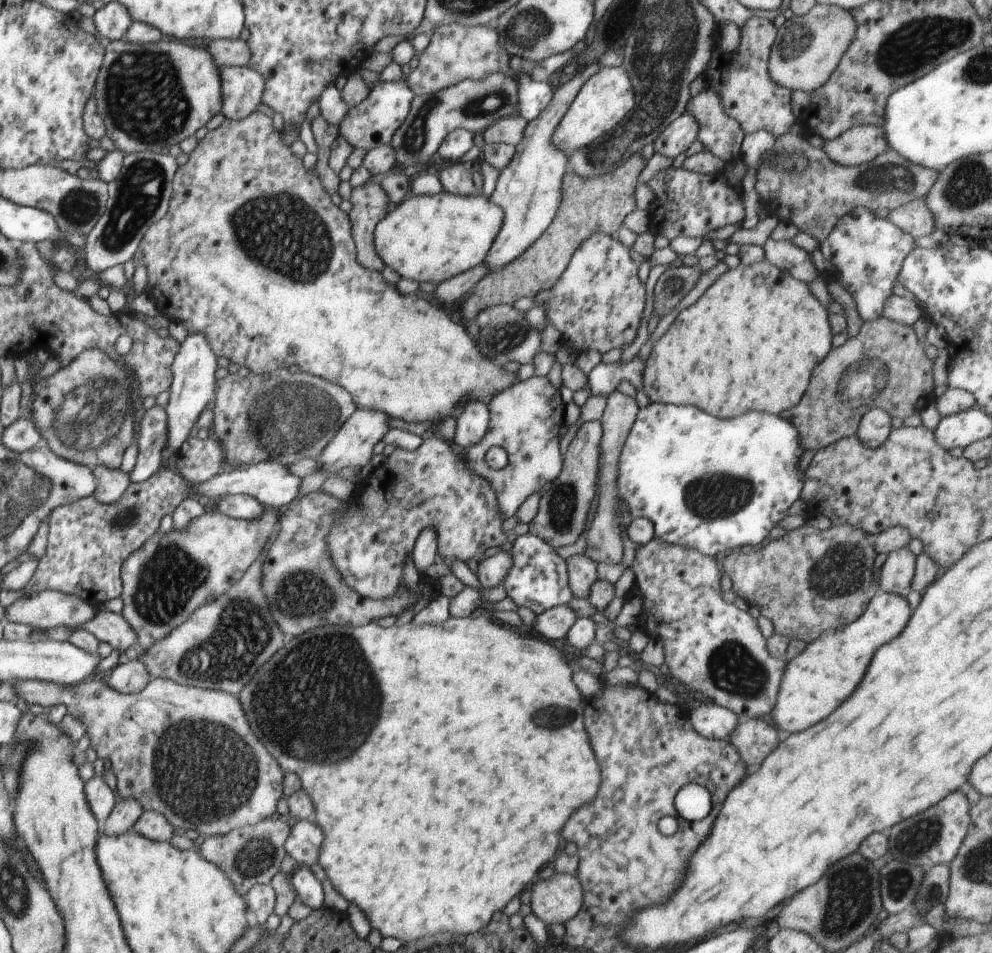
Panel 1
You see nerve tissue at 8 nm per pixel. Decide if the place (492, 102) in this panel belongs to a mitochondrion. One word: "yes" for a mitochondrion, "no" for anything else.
yes

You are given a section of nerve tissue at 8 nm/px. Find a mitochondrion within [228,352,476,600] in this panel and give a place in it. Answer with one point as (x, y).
(291, 416)

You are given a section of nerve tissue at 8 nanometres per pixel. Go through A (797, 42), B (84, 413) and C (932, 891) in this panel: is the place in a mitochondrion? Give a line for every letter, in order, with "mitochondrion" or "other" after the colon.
A: mitochondrion
B: mitochondrion
C: mitochondrion

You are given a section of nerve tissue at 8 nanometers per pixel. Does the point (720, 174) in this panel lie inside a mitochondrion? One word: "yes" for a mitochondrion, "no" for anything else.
no

